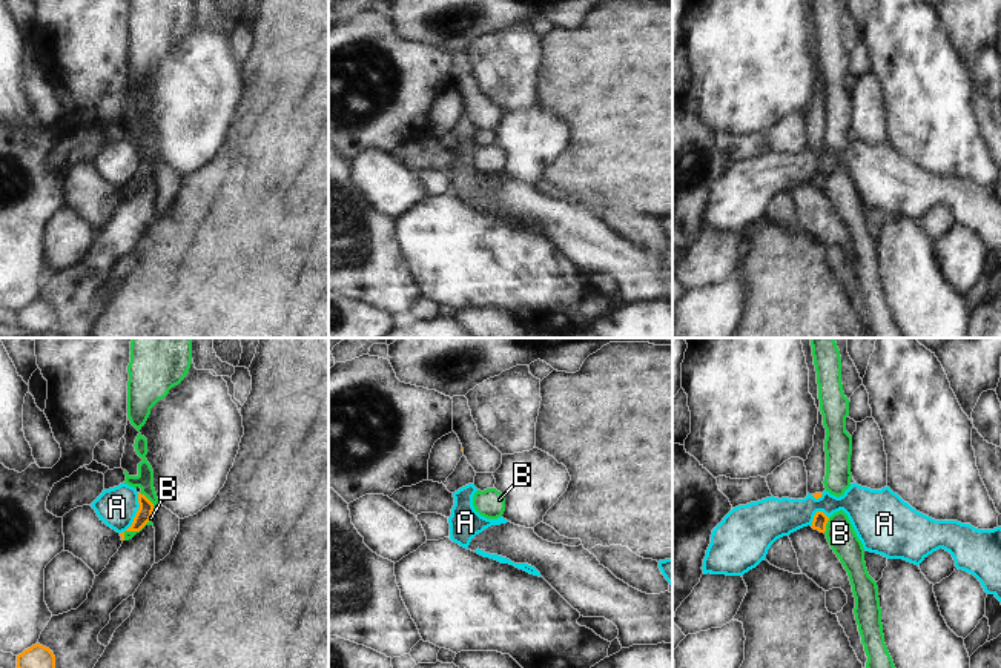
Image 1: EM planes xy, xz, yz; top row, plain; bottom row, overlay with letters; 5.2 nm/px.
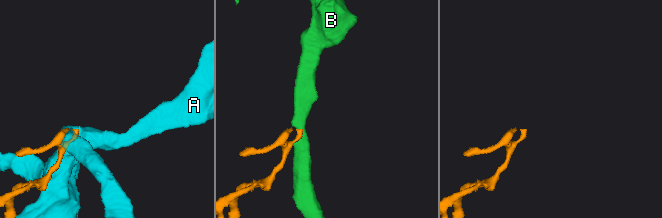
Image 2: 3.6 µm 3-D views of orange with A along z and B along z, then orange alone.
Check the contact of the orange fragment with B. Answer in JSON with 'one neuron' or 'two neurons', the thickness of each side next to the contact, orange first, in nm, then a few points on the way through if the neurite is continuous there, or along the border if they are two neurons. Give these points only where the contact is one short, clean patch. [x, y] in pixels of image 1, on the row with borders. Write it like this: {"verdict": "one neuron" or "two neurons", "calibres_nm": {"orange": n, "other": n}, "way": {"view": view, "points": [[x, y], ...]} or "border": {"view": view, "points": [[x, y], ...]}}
{"verdict": "two neurons", "calibres_nm": {"orange": 80, "other": 90}, "border": {"view": "xy", "points": [[140, 492], [152, 504], [152, 513]]}}

